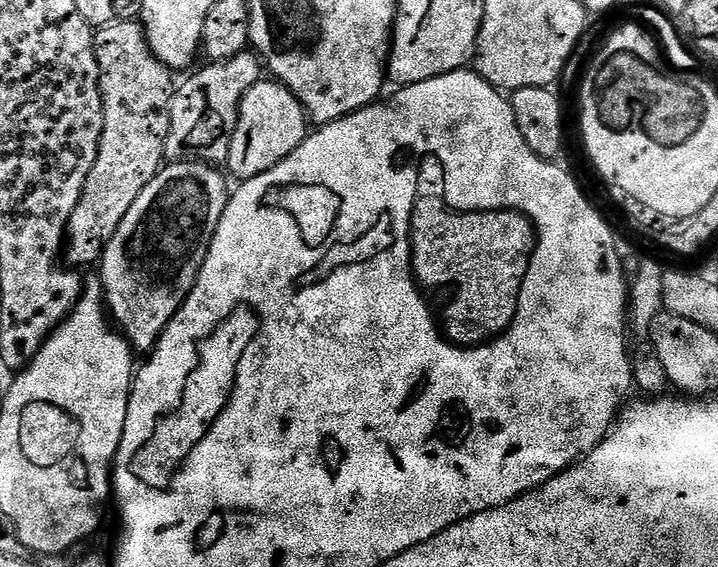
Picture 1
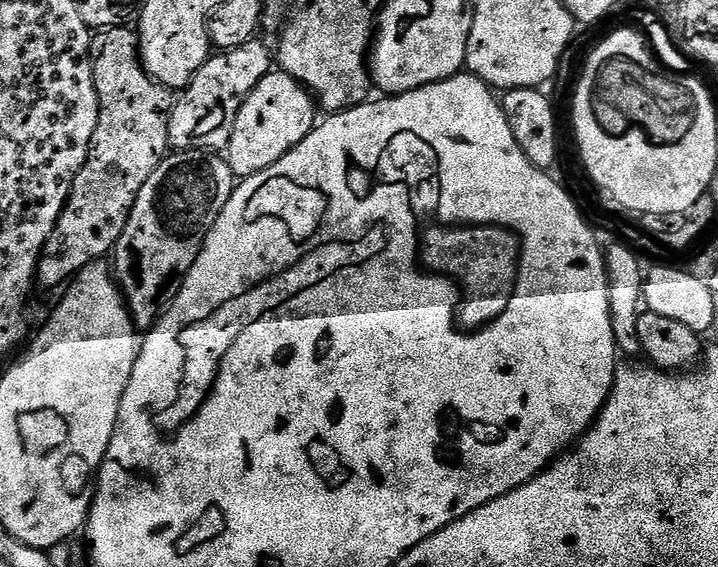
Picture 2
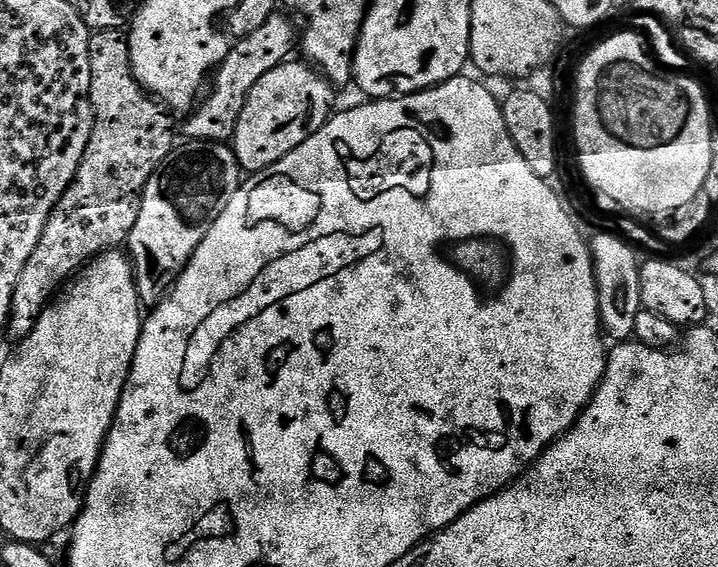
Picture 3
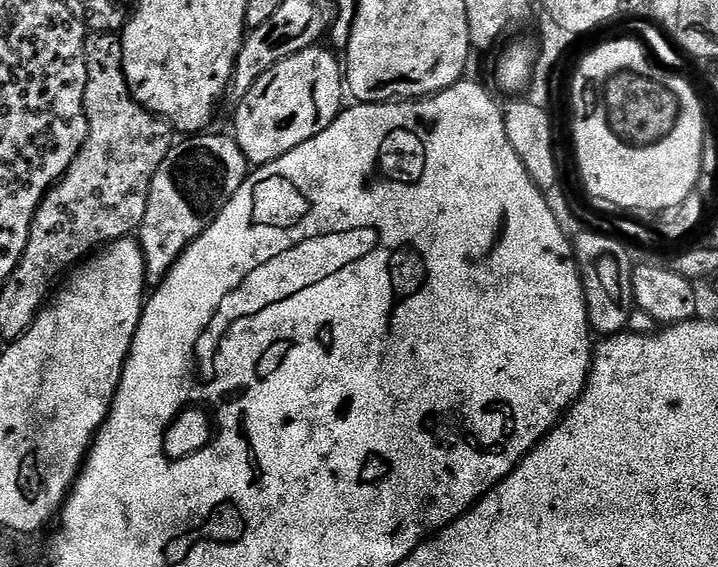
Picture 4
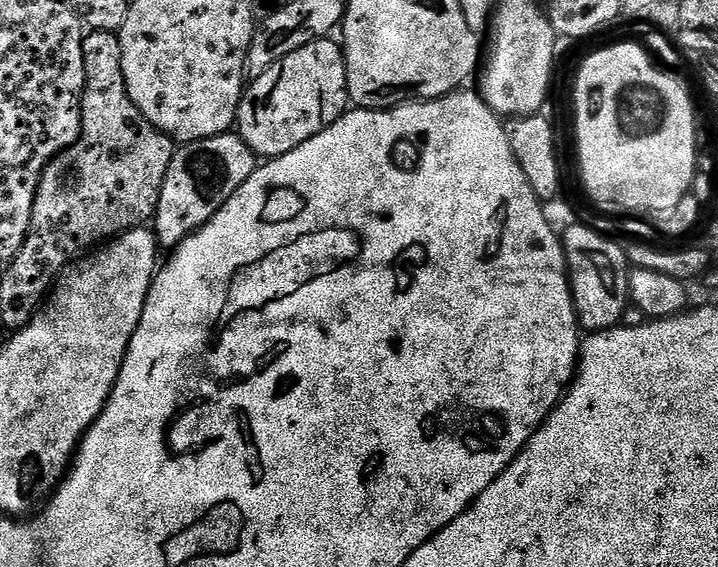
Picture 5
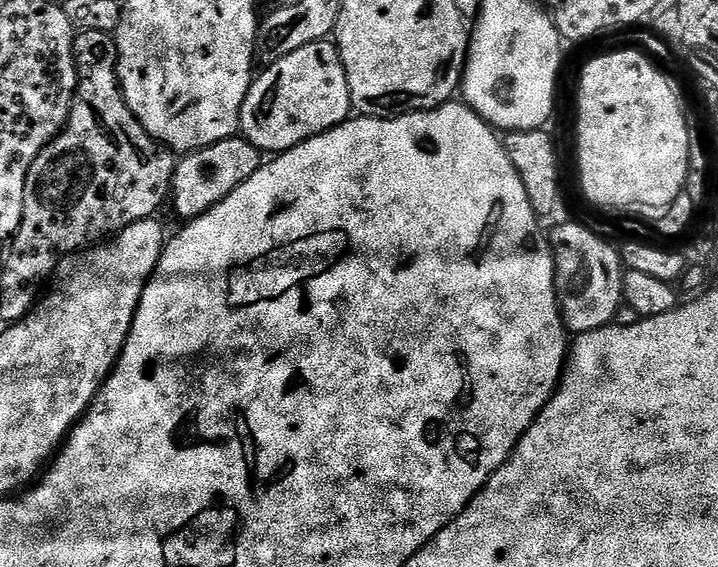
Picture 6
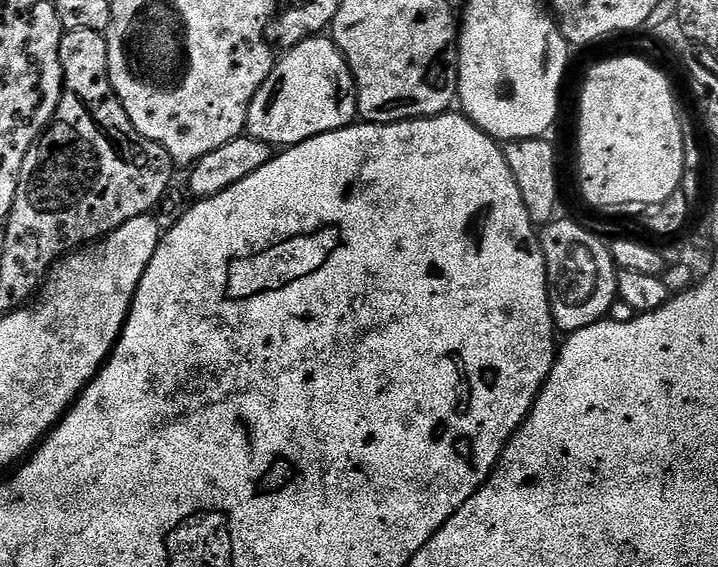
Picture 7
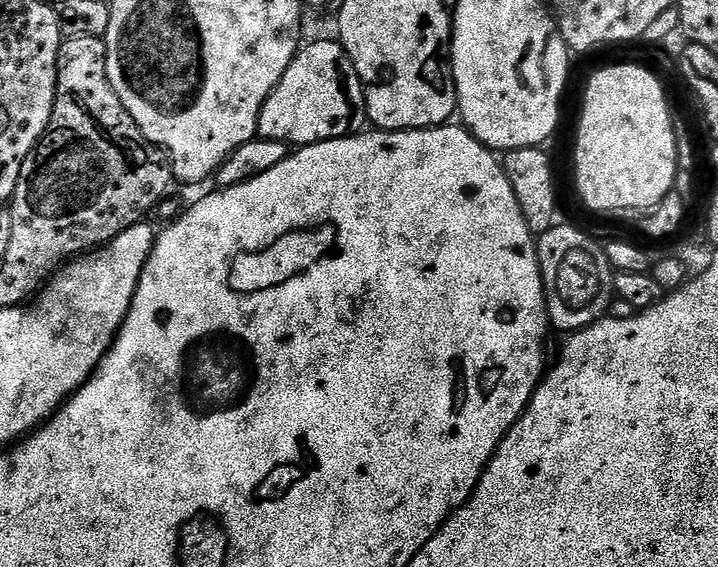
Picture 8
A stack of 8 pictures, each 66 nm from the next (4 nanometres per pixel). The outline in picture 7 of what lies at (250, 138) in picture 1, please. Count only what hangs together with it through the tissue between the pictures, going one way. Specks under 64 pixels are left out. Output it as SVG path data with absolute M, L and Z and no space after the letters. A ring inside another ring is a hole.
M321 34L298 42L273 63L270 78L250 104L246 132L256 140L285 149L348 128L357 120L356 80L335 40Z

